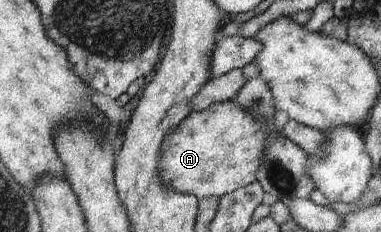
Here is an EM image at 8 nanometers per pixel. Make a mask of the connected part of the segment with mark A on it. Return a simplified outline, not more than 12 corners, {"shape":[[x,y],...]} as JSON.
{"shape":[[235,101],[191,111],[162,140],[158,177],[221,198],[256,180],[266,149]]}

